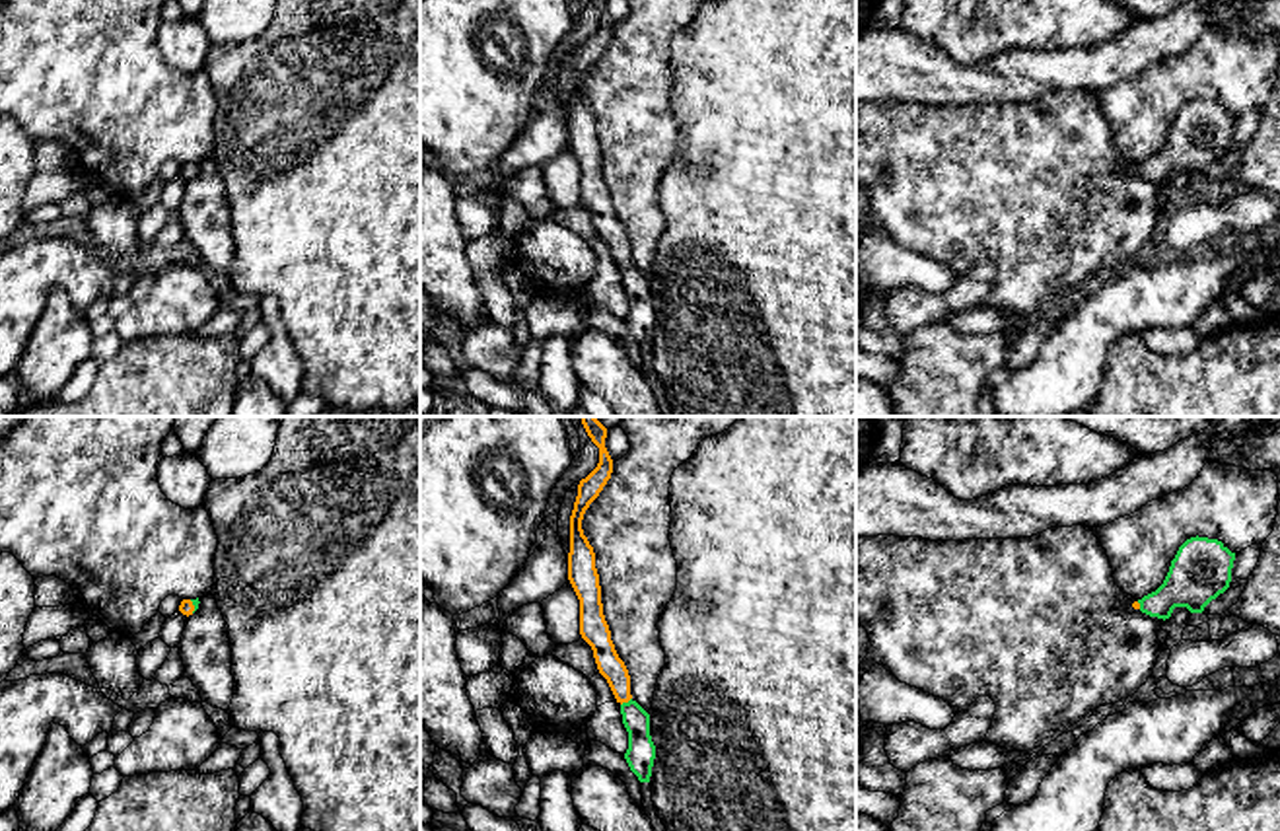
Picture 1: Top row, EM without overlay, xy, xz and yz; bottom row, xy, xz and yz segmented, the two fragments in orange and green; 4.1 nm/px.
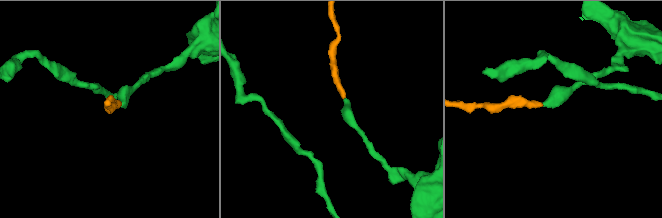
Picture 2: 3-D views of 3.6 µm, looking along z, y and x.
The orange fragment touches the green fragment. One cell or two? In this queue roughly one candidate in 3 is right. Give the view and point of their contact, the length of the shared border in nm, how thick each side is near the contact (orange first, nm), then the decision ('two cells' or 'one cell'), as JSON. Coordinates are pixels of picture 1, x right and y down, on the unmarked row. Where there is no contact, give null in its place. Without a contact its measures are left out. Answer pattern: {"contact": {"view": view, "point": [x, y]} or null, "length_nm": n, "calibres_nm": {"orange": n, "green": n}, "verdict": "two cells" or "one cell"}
{"contact": {"view": "xz", "point": [625, 265]}, "length_nm": 60, "calibres_nm": {"orange": 100, "green": 120}, "verdict": "one cell"}

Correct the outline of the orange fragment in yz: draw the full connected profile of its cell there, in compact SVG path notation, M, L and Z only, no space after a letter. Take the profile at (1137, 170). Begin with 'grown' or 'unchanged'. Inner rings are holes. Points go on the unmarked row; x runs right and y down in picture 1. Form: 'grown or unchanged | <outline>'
grown | M1191 101L1179 111L1163 148L1134 165L1132 171L1163 185L1171 181L1175 171L1202 177L1229 152L1233 125L1235 117L1222 105Z

